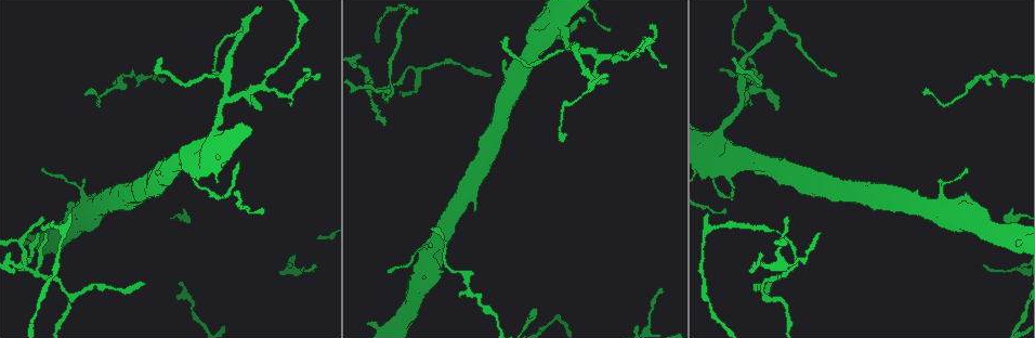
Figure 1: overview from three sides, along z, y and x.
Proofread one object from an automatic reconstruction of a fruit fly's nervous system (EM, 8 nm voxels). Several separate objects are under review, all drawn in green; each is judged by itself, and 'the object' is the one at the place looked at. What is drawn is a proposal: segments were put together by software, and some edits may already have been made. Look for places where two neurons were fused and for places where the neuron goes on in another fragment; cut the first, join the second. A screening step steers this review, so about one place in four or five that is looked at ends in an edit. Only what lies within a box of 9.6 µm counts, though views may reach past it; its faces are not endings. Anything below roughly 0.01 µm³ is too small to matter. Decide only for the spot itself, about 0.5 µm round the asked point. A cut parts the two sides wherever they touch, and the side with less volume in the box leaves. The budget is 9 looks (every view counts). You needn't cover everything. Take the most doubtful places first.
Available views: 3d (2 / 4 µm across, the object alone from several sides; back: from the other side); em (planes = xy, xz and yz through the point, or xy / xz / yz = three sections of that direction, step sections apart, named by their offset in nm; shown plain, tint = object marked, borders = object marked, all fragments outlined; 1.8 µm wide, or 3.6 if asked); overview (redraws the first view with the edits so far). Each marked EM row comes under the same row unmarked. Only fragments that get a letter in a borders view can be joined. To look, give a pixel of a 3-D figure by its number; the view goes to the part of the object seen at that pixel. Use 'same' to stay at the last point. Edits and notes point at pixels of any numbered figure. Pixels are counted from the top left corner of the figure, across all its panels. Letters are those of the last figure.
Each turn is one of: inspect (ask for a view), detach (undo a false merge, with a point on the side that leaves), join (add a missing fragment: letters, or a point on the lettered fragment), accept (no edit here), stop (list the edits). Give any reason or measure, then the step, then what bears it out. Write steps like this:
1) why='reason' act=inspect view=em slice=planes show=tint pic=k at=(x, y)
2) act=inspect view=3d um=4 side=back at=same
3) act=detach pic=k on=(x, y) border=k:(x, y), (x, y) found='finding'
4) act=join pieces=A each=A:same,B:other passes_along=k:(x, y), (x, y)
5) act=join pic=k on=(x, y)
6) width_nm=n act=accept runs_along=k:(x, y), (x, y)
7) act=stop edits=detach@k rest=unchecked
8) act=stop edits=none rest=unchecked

why='thin arm on a thick one' act=inspect view=em um=3.6 slice=xz step=8 show=tint pic=1 at=(189, 164)

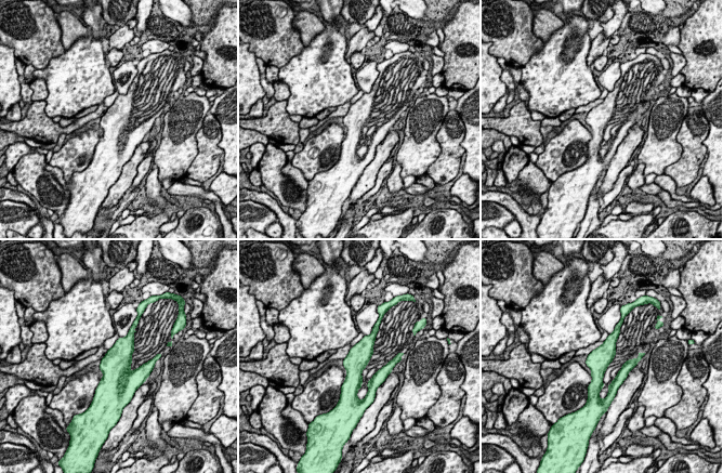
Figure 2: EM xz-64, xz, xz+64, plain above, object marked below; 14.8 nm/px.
act=inspect view=em um=3.6 slice=xz step=8 show=borders at=same

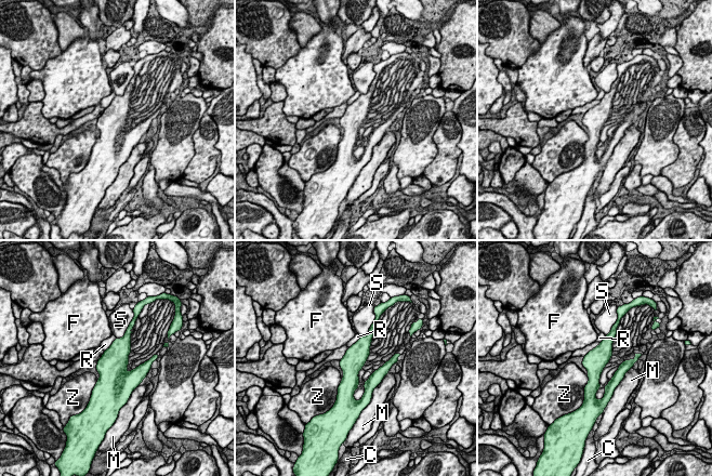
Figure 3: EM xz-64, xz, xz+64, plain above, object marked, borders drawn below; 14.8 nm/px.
width_nm=340 act=accept each=C:other,F:other,M:other,R:other,S:other,Z:other border=3:(116, 338), (104, 352) found='continuous, no second neuron'

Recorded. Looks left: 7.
why='an open end' act=inspect view=em slice=planes show=tint pic=1 at=(366, 323)

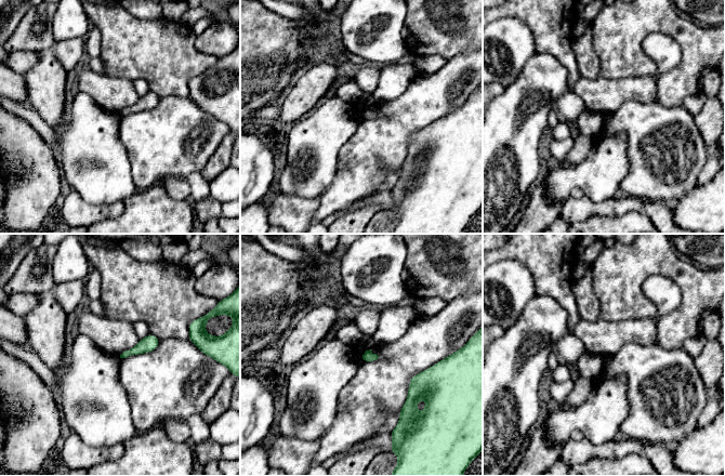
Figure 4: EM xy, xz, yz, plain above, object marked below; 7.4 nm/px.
act=inspect view=em slice=planes show=borders at=same

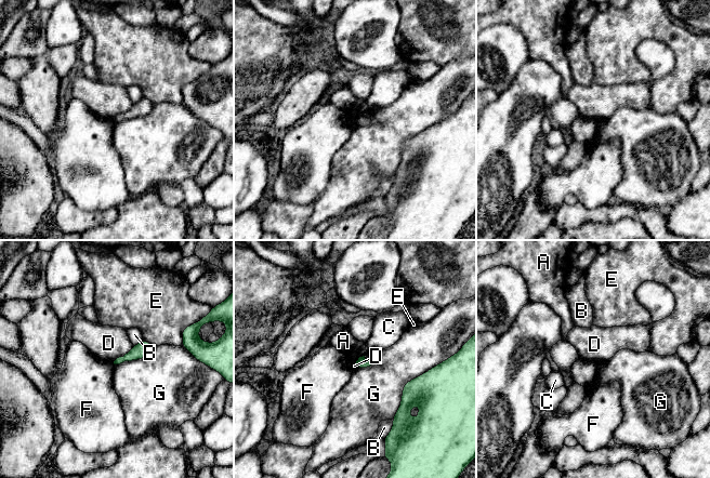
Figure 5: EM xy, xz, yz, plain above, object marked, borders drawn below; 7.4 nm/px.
act=accept each=A:other,B:other,C:other,D:other,E:other,F:other,G:other found='no lettered fragment goes on from it'

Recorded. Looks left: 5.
why='four or more arms meet' act=inspect view=em slice=planes show=borders pic=1 at=(25, 268)

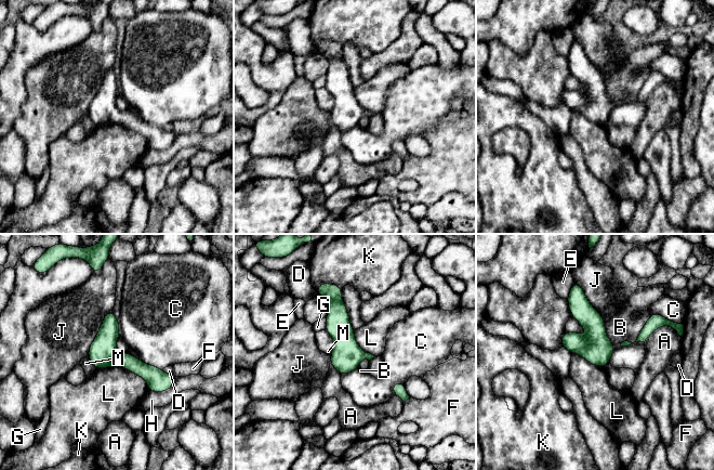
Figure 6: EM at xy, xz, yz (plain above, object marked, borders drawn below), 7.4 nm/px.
act=detach pic=6 on=(331, 292) each=A:other,B:other,C:other,D:other,E:other,F:other,G:other,H:other,J:other,K:other,L:other,M:other border=6:(340, 298), (330, 303) found='a second neuron is stuck on'

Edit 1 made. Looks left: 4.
why='abrupt turn' act=inspect view=em slice=xz step=16 show=tint pic=1 at=(739, 99)

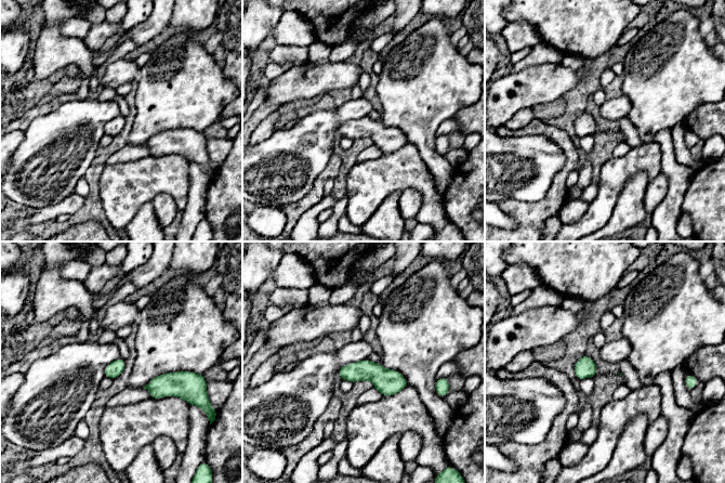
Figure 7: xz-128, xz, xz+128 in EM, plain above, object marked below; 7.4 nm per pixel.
act=inspect view=em slice=planes show=tint at=same

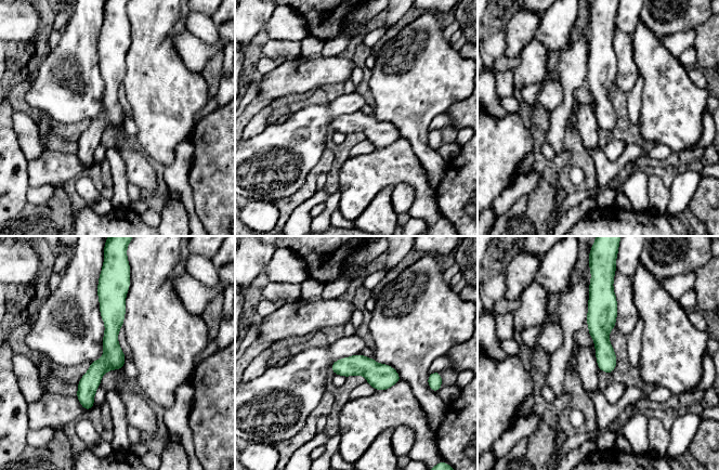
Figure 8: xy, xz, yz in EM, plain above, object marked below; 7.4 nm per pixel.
act=inspect view=em slice=planes show=borders at=same

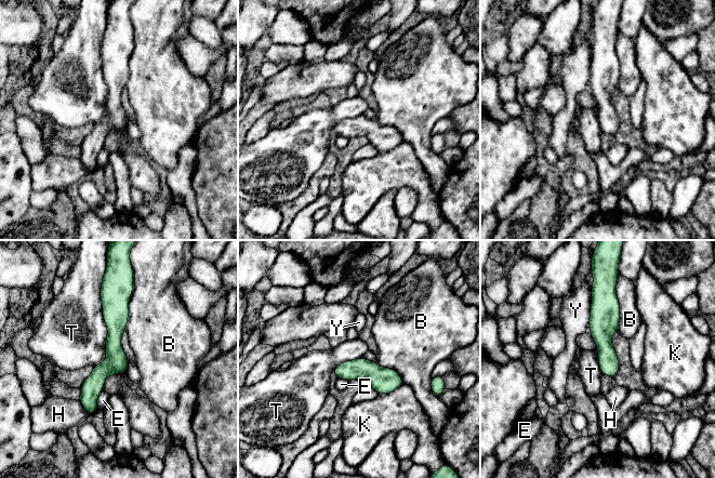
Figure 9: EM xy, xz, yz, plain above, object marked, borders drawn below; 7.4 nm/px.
longest_contact=T:600nm act=accept each=B:other,E:other,H:other,K:other,T:other,Y:other border=9:(101, 288), (106, 360), (92, 366) found='one neuron here'

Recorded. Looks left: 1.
act=stop edits=detach@6 rest=unchecked

